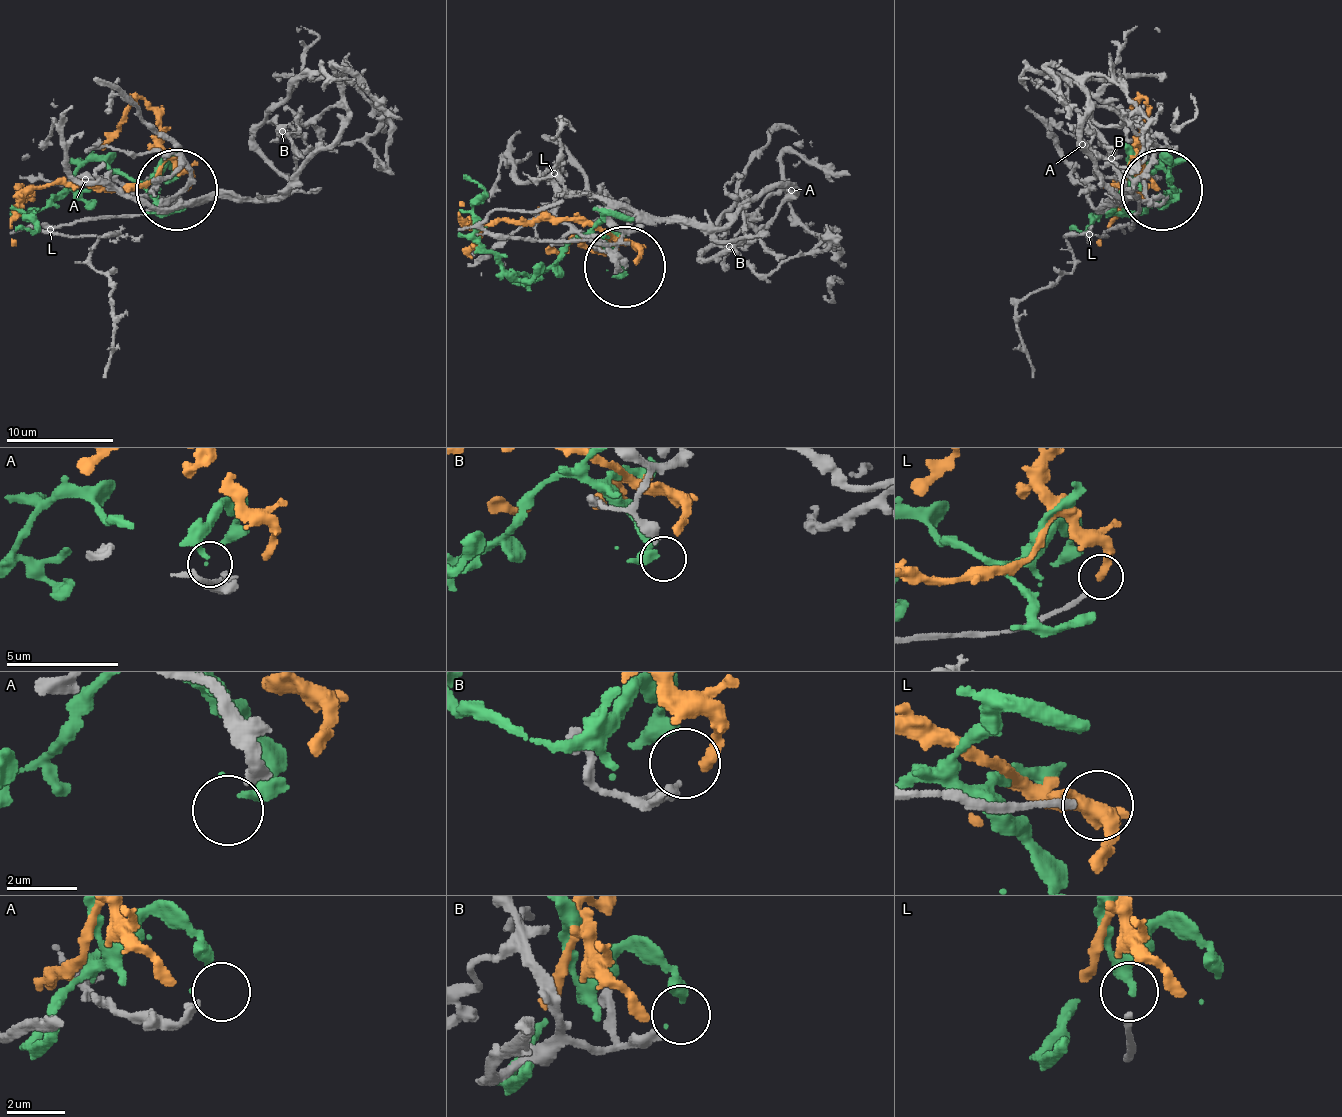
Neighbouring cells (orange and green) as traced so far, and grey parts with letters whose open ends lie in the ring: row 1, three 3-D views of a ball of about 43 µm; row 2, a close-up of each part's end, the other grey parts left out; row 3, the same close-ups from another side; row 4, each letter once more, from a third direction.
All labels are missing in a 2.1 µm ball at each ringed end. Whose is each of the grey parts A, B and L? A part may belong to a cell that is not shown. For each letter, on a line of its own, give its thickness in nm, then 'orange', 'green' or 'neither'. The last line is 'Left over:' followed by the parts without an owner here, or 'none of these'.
A: 320 nm | neither
B: 320 nm | neither
L: 220 nm | neither
Left over: A, B, L

